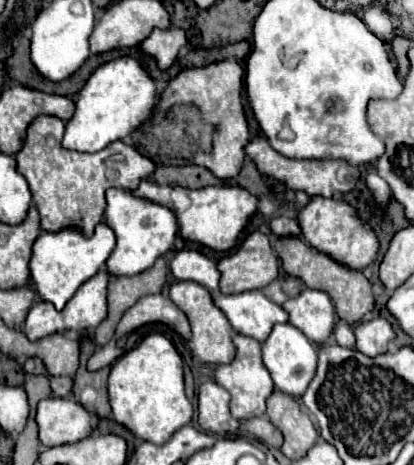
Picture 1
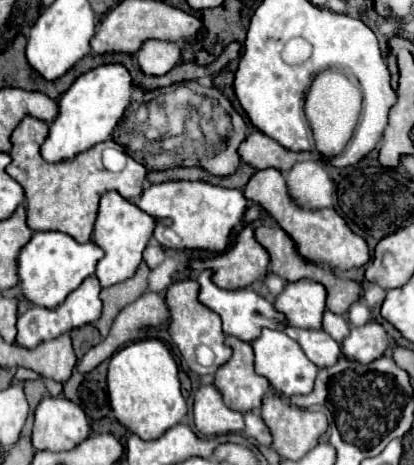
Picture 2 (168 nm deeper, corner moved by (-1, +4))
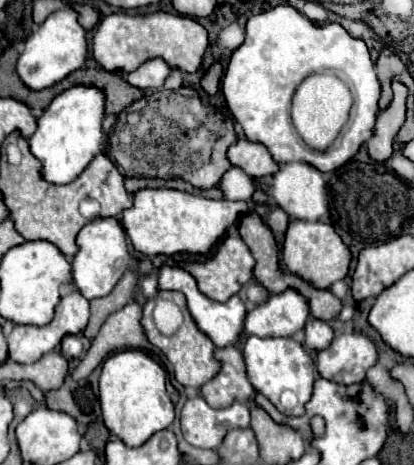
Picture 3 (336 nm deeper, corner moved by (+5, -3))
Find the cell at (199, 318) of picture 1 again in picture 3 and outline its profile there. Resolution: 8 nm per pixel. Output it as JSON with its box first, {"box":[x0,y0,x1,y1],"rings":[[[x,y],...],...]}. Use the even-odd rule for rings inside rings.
{"box":[141,291,221,387],"rings":[[[161,291],[159,293],[159,297],[161,299],[169,299],[169,301],[173,301],[173,303],[177,303],[179,307],[181,307],[181,311],[183,311],[183,325],[179,327],[179,331],[175,333],[175,335],[171,335],[171,337],[165,337],[165,335],[161,335],[159,331],[157,331],[157,327],[155,327],[155,323],[153,323],[153,301],[147,301],[145,305],[143,305],[143,319],[141,319],[141,323],[143,323],[143,327],[145,327],[145,335],[147,335],[147,339],[155,345],[155,347],[159,347],[163,353],[165,353],[165,357],[171,361],[171,365],[173,365],[173,369],[175,369],[175,379],[181,383],[181,385],[185,385],[185,387],[201,387],[201,385],[205,385],[209,379],[213,379],[217,373],[219,373],[219,369],[221,369],[221,361],[217,361],[215,359],[215,345],[213,345],[213,341],[197,327],[197,323],[193,321],[193,317],[191,317],[191,313],[189,313],[189,309],[187,309],[187,303],[185,303],[185,295],[183,293],[179,293],[179,291]]]}

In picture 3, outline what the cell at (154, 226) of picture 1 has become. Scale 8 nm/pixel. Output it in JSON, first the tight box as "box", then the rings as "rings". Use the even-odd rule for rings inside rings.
{"box":[73,217,131,301],"rings":[[[95,217],[79,231],[77,245],[79,251],[73,257],[73,283],[89,301],[109,295],[131,263],[131,251],[123,223],[115,217]]]}

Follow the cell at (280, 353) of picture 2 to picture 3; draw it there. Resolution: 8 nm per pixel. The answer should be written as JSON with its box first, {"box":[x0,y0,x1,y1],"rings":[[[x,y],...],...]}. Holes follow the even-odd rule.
{"box":[243,335,315,415],"rings":[[[249,335],[243,355],[245,355],[245,365],[247,365],[247,377],[261,395],[265,395],[279,411],[283,411],[287,415],[301,415],[305,411],[303,405],[309,401],[313,383],[315,383],[315,363],[299,341],[295,341],[291,337]],[[287,391],[295,395],[297,407],[285,407],[281,403],[281,397]]]}

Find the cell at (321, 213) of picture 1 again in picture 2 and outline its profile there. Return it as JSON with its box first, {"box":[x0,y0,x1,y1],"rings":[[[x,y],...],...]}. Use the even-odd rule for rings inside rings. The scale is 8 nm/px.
{"box":[243,168,369,270],"rings":[[[267,168],[267,170],[257,170],[257,174],[251,176],[247,182],[243,194],[247,196],[249,202],[259,204],[265,208],[277,222],[279,226],[295,240],[295,248],[299,256],[305,260],[311,260],[313,264],[327,264],[331,268],[339,270],[349,270],[355,266],[363,266],[369,262],[369,248],[361,236],[351,232],[351,228],[345,224],[345,220],[333,210],[333,208],[321,208],[321,210],[303,210],[295,204],[291,204],[291,198],[287,194],[285,178],[279,170]]]}

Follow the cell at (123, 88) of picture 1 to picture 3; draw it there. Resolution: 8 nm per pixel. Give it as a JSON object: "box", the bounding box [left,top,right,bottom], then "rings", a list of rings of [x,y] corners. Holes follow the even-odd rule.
{"box":[29,85,105,183],"rings":[[[75,85],[57,95],[37,119],[37,131],[29,139],[31,153],[43,163],[43,177],[49,183],[73,181],[89,161],[101,153],[101,123],[105,119],[105,91],[95,85]]]}

